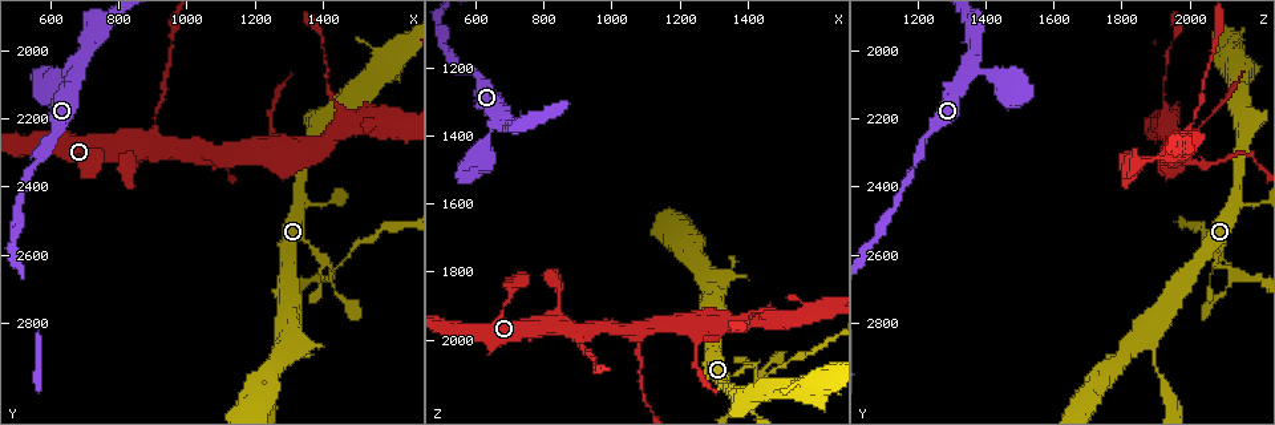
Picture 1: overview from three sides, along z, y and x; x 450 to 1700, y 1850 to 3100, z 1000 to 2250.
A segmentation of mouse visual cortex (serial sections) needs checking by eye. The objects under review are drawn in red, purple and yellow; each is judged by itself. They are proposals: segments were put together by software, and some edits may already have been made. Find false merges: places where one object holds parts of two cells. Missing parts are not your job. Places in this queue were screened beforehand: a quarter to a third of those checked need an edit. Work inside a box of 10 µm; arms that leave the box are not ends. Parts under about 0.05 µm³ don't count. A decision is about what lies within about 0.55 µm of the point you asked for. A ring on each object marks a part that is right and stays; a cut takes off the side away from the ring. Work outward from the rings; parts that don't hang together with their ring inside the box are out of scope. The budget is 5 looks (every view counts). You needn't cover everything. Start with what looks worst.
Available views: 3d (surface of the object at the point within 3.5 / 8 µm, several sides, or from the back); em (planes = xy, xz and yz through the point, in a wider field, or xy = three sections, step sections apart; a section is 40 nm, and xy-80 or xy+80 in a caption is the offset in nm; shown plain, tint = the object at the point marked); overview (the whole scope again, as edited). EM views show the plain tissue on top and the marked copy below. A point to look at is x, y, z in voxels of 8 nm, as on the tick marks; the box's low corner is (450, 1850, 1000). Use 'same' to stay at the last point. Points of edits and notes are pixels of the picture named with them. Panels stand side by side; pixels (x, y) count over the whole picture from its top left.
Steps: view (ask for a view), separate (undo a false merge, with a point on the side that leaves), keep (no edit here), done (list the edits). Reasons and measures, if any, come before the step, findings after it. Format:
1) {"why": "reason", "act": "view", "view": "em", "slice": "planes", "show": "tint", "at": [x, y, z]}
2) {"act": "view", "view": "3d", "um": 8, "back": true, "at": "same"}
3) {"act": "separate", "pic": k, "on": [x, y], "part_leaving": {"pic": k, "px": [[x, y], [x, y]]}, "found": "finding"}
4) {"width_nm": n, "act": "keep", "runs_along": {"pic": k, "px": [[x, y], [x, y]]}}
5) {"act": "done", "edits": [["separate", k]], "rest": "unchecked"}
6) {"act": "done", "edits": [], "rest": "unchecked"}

{"why": "sharp bend", "act": "view", "view": "3d", "um": 3.5, "at": [1440, 2630, 2120]}

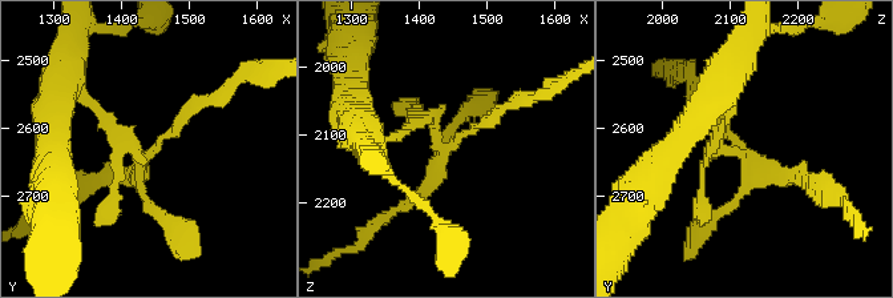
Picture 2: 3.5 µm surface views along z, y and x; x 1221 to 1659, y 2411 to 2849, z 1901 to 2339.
{"act": "separate", "pic": 2, "on": [112, 182], "part_leaving": {"pic": 2, "px": [[122, 139], [150, 154], [203, 101]]}, "found": "two cells meet here"}

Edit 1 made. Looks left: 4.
{"why": "thick turns thin", "act": "view", "view": "3d", "um": 3.5, "at": [910, 2220, 2010]}

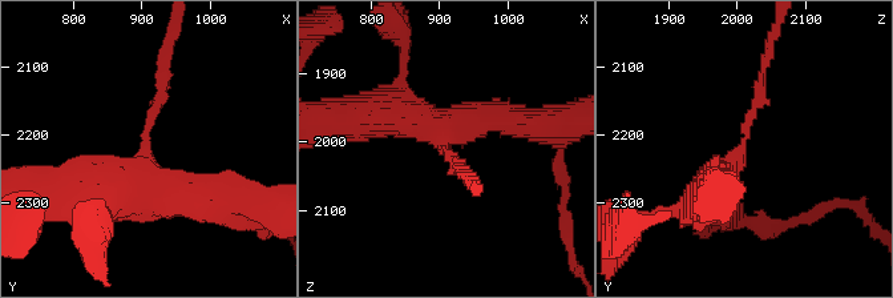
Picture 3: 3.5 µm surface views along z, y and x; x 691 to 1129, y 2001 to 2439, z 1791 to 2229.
{"arm_widths_nm": [150, 500], "why": "now the EM", "act": "view", "view": "em", "slice": "xy", "step": 3, "show": "tint", "at": [900, 2220, 2005]}

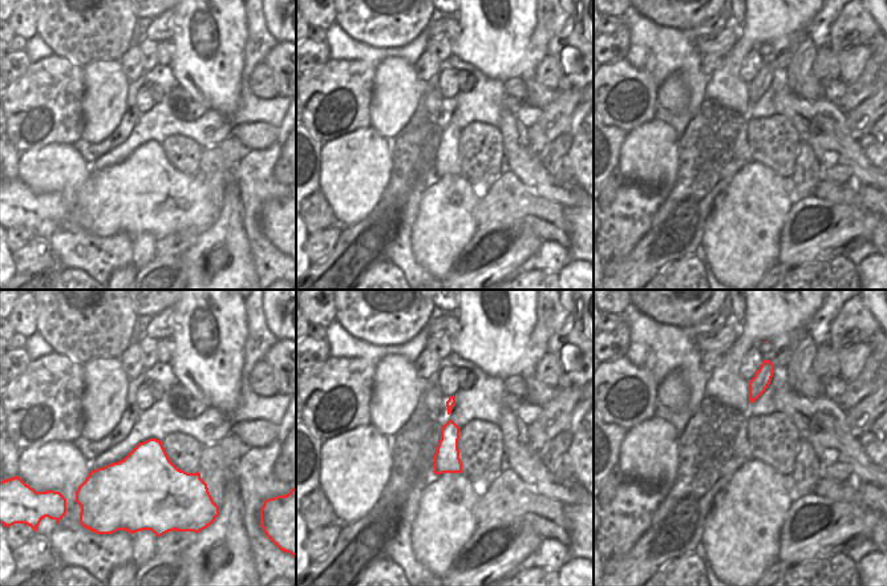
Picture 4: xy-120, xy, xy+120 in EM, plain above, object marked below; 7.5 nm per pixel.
{"act": "keep", "runs_along": {"pic": 3, "px": [[91, 193], [128, 193], [144, 168], [164, 67]]}, "found": "one cell here"}

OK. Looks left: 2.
{"act": "done", "edits": [["separate", 2]], "rest": "unchecked"}

